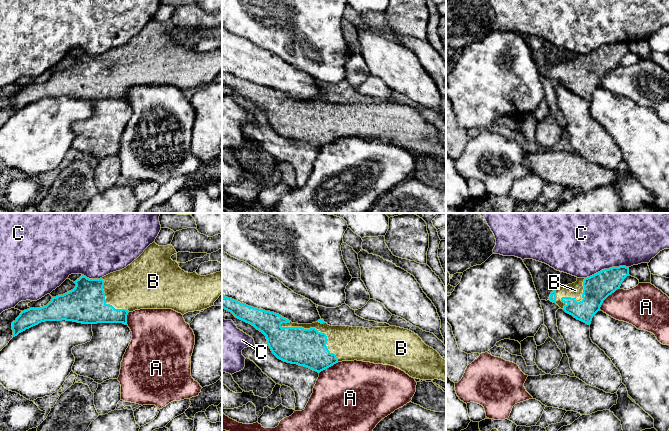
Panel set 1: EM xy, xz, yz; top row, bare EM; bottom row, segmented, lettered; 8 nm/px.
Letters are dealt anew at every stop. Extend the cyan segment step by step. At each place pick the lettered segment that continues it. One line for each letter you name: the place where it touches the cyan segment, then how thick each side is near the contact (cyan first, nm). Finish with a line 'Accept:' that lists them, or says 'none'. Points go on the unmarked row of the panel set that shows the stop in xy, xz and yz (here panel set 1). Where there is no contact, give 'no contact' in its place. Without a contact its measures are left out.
B: meets cyan in xz at (316, 105); 300 nm thick on the cyan side, 260 nm on the other
Accept: B

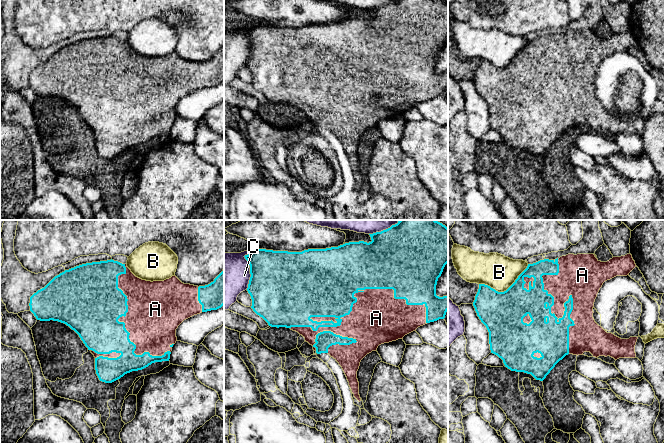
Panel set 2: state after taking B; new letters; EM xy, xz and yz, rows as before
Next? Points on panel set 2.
A: meets cyan in xz at (360, 65); 460 nm thick on the cyan side, 400 nm on the other
Accept: A

